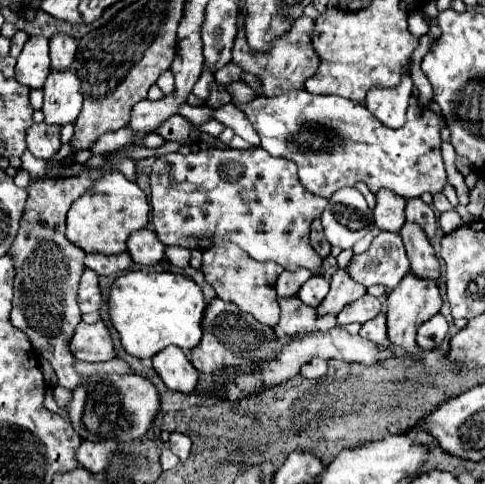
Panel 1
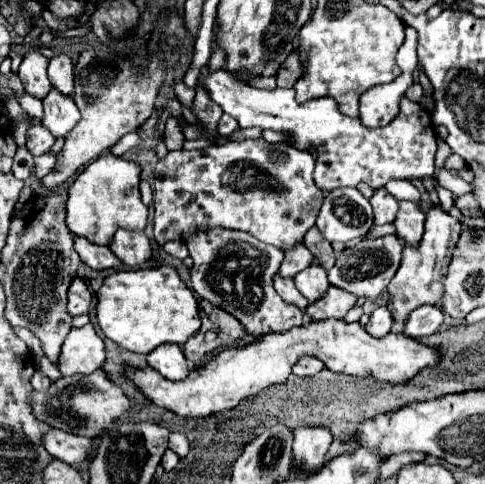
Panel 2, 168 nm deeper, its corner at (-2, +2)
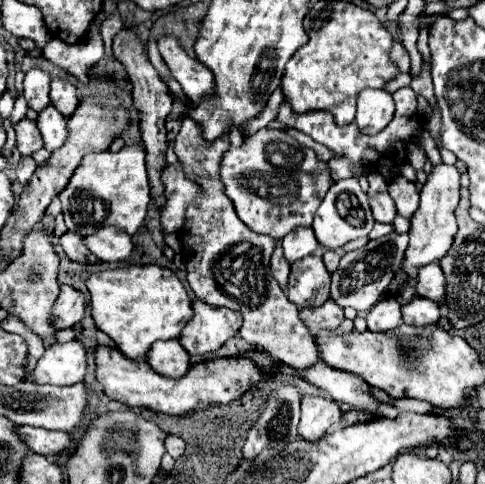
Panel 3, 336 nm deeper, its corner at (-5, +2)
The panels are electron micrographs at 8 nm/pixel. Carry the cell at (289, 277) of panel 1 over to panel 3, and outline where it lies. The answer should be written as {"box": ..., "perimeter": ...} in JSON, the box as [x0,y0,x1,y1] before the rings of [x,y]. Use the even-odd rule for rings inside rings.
{"box":[282,228,318,264],"perimeter":[[[296,228],[288,236],[284,236],[282,248],[284,248],[284,258],[290,264],[294,264],[296,260],[302,260],[304,256],[314,254],[318,248],[318,240],[316,240],[312,228]]]}

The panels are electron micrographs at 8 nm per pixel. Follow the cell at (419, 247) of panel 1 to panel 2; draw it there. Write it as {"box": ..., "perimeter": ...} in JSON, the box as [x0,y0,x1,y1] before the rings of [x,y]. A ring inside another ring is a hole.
{"box":[393,202,425,244],"perimeter":[[[399,202],[399,212],[393,224],[397,226],[397,236],[405,244],[419,244],[423,236],[423,222],[425,222],[425,212],[419,208],[419,204]]]}

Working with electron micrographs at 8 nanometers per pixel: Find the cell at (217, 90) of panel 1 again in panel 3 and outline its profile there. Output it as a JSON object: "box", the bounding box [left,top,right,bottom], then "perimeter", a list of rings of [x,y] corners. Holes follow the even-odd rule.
{"box":[174,120,320,370],"perimeter":[[[182,120],[174,152],[182,162],[186,176],[198,182],[202,188],[202,196],[188,206],[182,228],[188,284],[200,300],[212,306],[226,306],[242,312],[244,324],[240,328],[240,336],[254,348],[272,352],[276,360],[294,370],[310,368],[316,364],[316,360],[320,360],[314,338],[300,320],[300,310],[290,304],[270,270],[270,256],[276,248],[276,242],[270,236],[252,232],[244,222],[240,222],[232,202],[222,190],[218,166],[222,154],[228,148],[230,136],[222,136],[220,140],[212,140],[212,144],[208,144],[208,140],[200,140],[200,128],[196,128],[194,120]]]}

